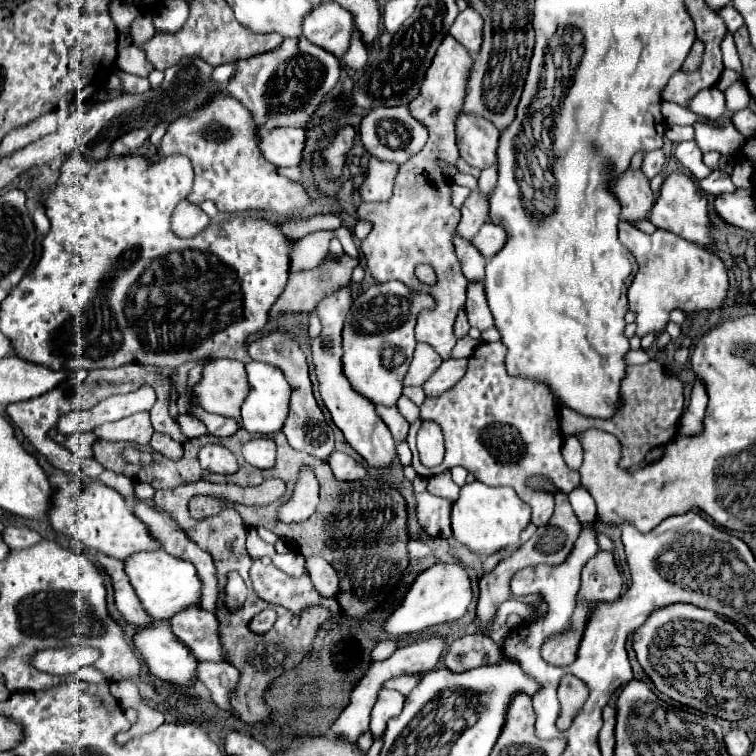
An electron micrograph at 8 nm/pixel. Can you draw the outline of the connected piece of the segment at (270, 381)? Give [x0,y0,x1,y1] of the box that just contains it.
[241,361,289,435]

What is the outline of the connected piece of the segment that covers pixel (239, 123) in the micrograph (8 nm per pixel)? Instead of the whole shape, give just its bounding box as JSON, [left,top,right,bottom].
[151,93,309,217]

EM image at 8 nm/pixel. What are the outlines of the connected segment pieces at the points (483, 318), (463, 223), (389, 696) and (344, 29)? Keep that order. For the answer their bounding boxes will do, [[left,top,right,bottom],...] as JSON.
[[465,281,495,331],[457,189,489,239],[369,689,405,741],[303,1,353,59]]

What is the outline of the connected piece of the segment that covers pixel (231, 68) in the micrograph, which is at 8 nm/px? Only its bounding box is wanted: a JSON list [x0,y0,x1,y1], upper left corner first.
[211,65,235,85]

